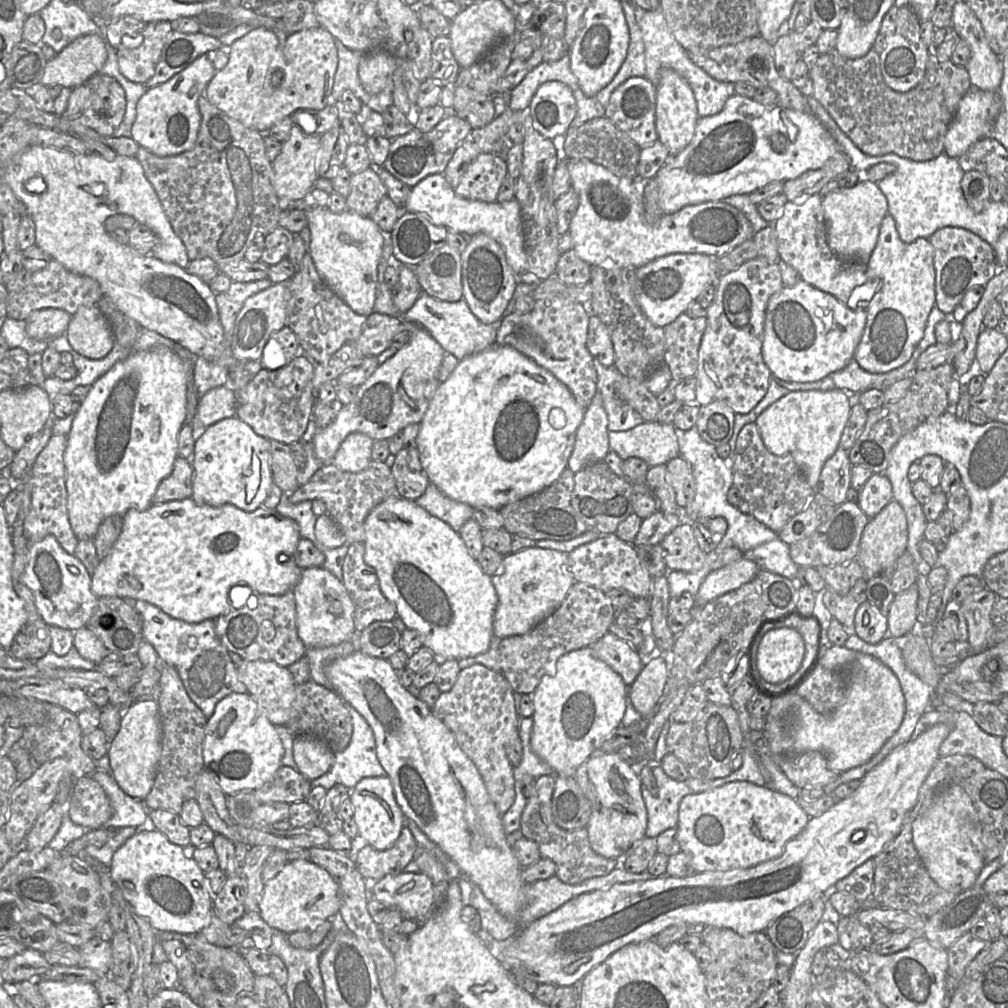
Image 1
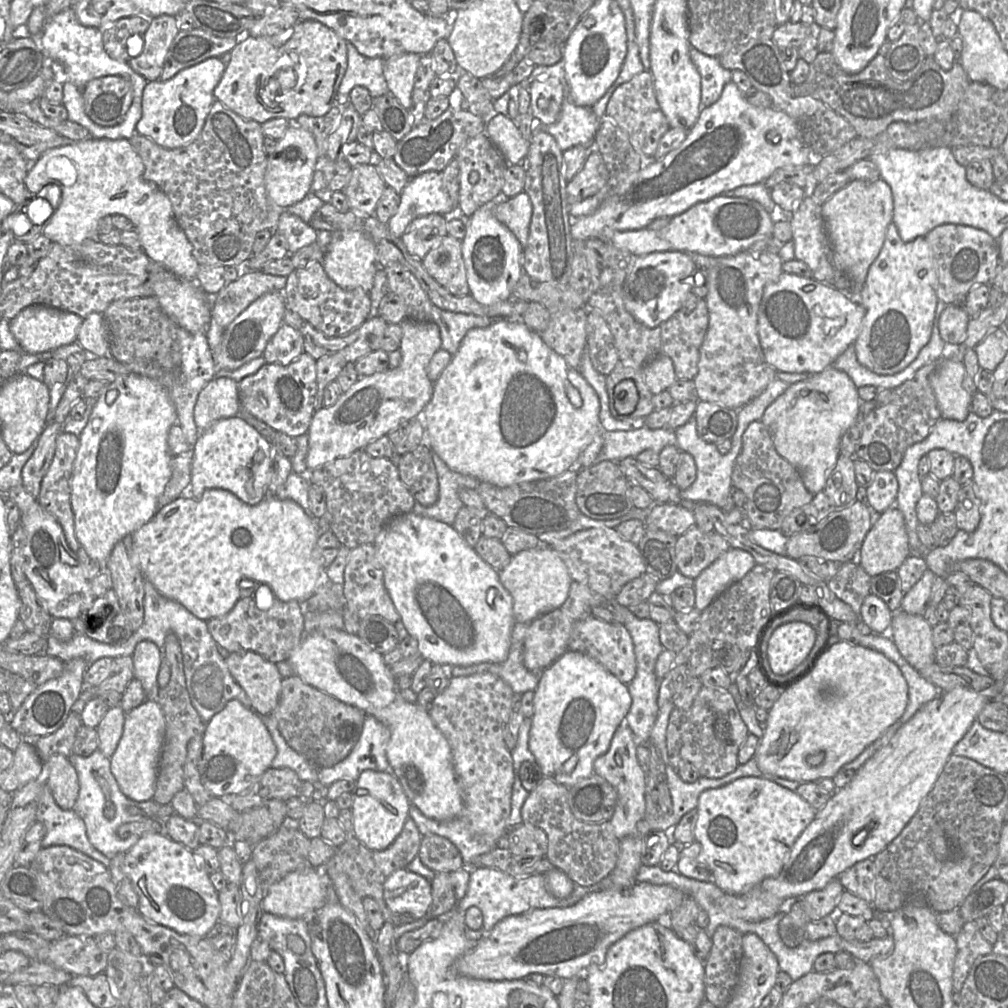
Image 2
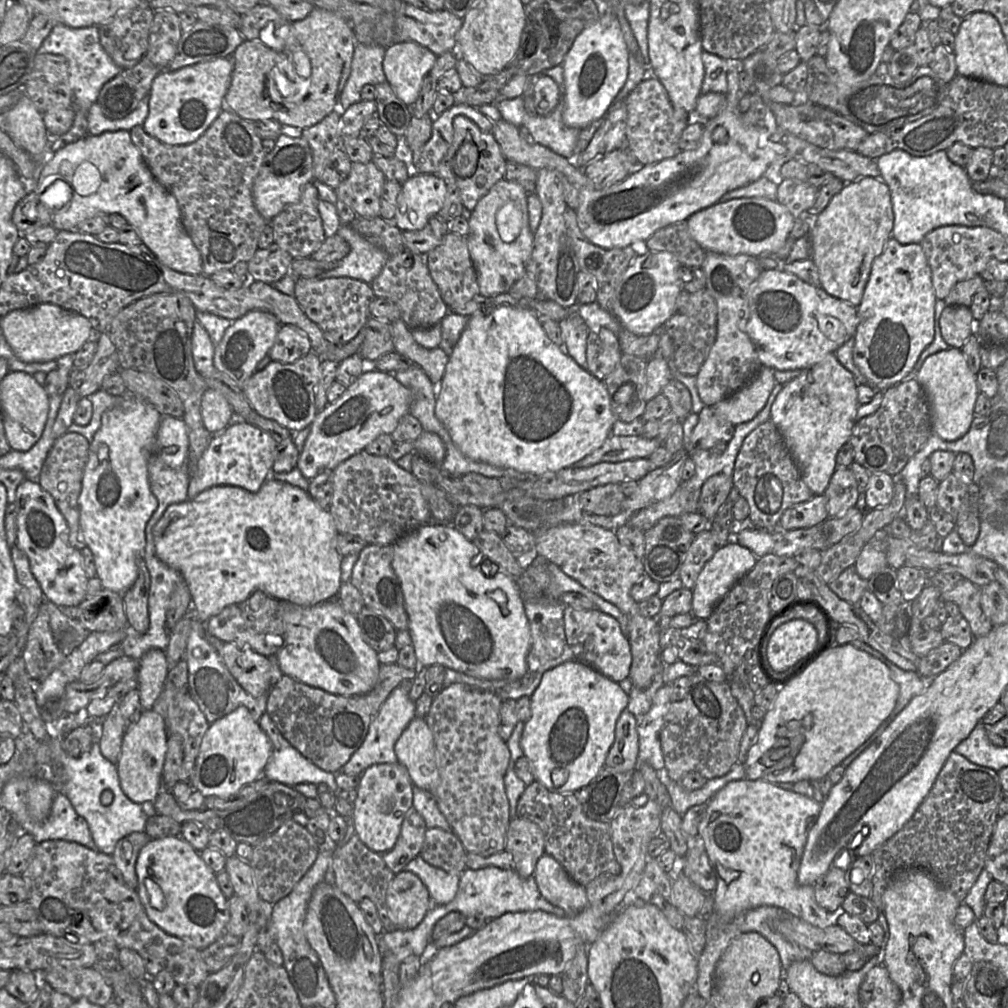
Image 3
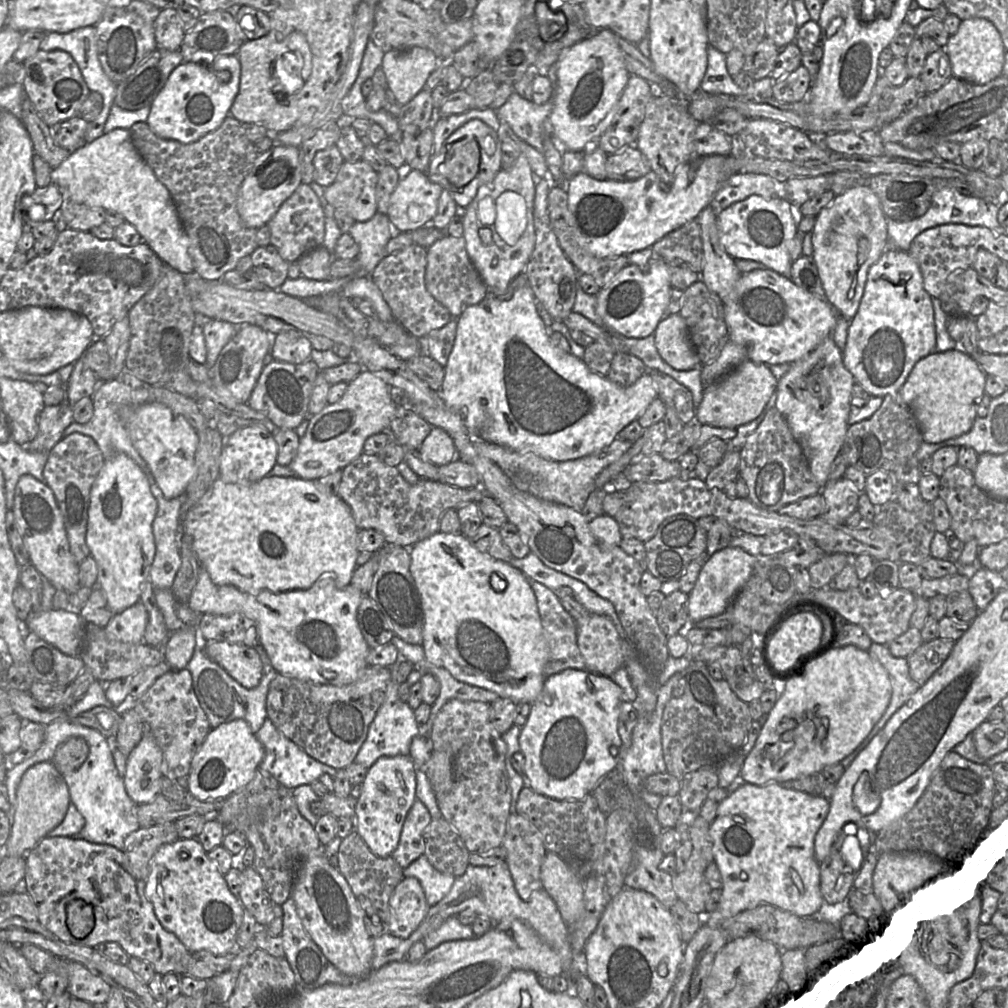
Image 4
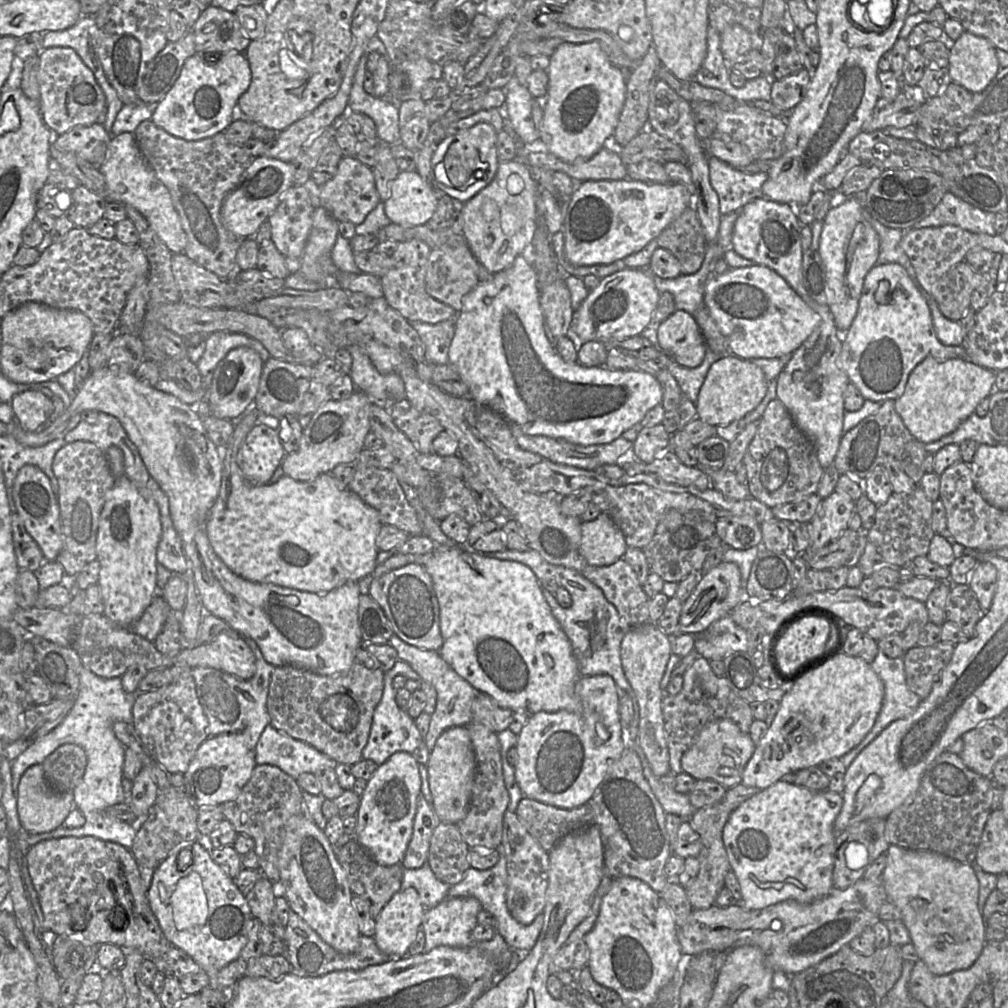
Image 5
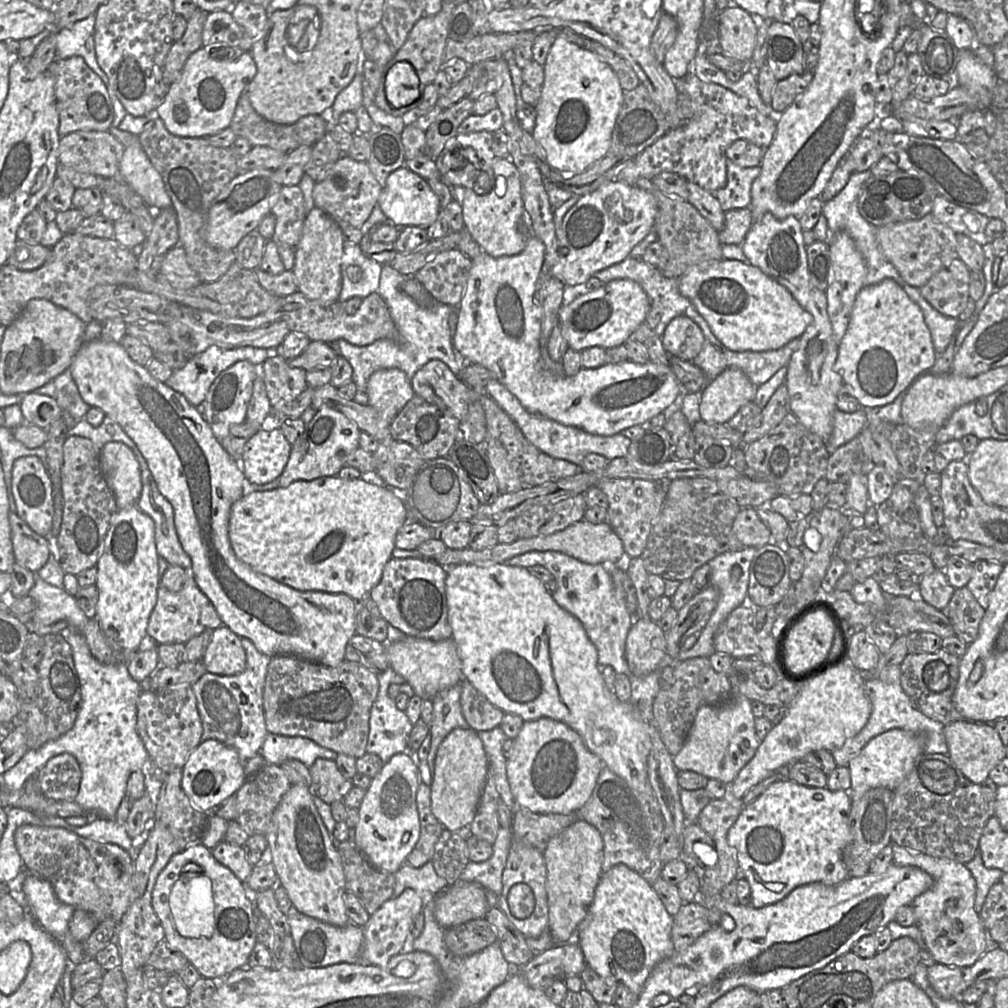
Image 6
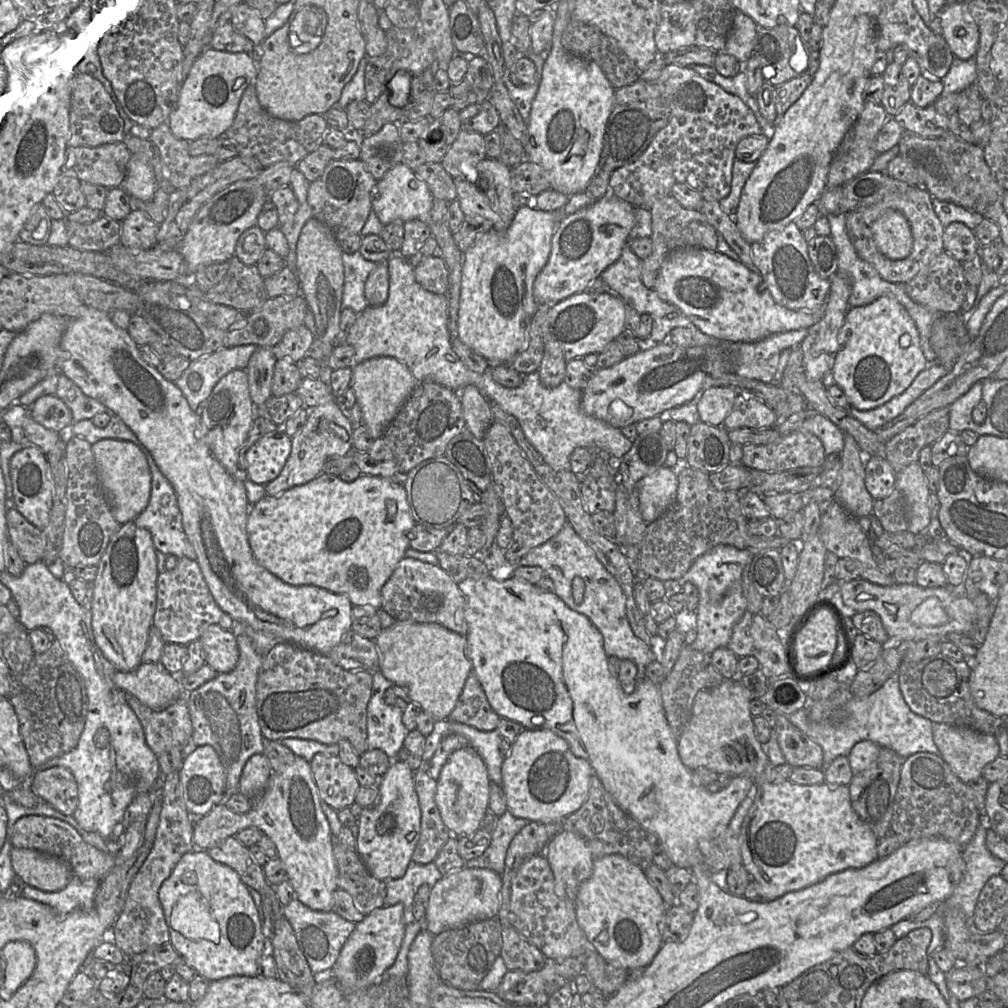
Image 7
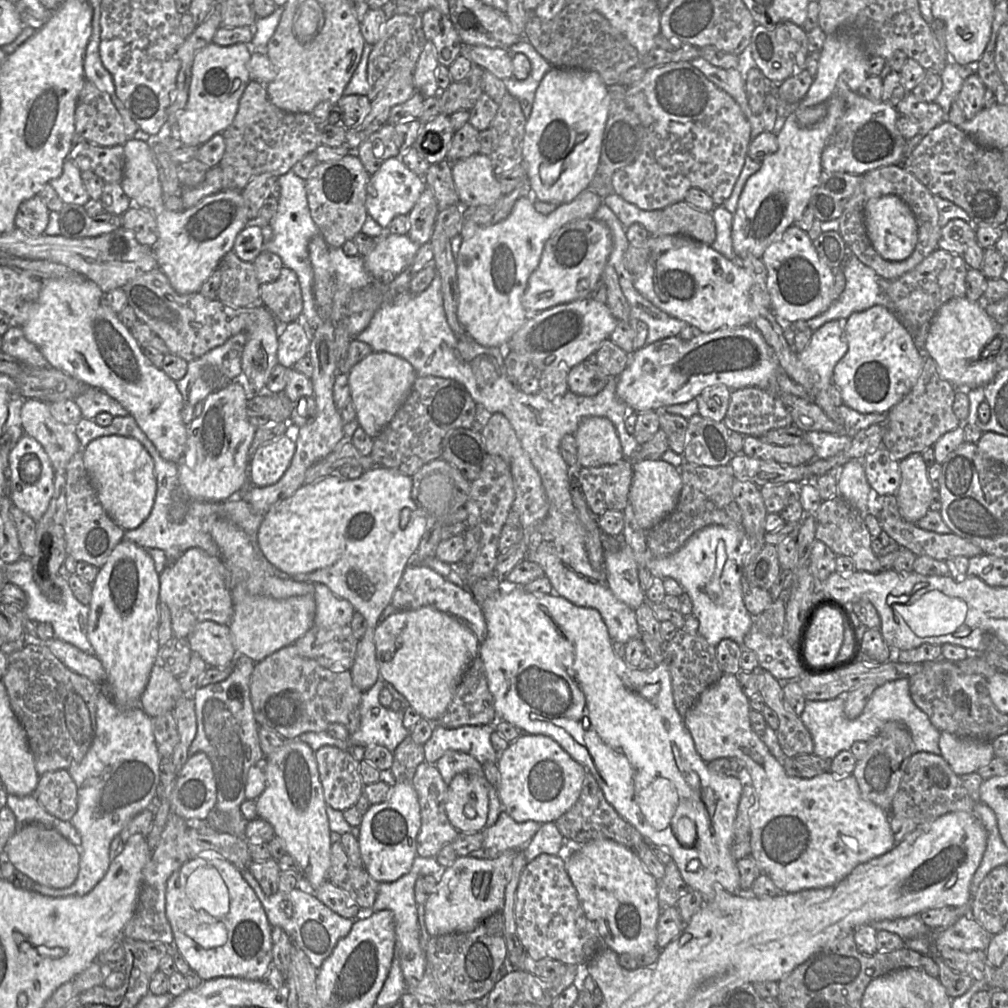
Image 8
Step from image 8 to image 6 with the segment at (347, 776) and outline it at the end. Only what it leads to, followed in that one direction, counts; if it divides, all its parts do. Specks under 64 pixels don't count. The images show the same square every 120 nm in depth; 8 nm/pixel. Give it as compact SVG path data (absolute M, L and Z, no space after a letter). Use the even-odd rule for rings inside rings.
M318 758L312 767L310 788L314 795L329 805L343 801L354 787L352 780L346 779L339 771L335 760Z

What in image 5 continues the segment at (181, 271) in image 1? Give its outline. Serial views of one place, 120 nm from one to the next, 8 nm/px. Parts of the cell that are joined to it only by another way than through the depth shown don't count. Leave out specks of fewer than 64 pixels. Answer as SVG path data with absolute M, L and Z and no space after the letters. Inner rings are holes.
M123 132L111 136L103 163L98 167L103 174L108 189L107 202L119 202L138 210L151 228L173 253L182 253L187 244L187 236L181 226L167 187L157 178L148 165L136 143L133 133Z

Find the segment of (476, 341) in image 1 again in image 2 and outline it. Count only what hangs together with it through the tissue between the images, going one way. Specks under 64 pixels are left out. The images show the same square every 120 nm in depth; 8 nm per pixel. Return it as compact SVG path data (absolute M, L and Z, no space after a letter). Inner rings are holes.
M435 305L431 307L430 320L439 327L441 348L452 356L470 329L487 327L493 322L488 317L442 310Z

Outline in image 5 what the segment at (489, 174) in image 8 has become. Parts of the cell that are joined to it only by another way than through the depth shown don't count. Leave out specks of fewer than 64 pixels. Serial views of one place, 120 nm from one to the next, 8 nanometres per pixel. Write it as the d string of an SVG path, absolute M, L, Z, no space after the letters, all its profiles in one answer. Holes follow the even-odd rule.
M514 159L500 162L492 182L464 203L462 234L476 260L490 273L510 267L515 258L530 251L537 229L539 185L527 164Z

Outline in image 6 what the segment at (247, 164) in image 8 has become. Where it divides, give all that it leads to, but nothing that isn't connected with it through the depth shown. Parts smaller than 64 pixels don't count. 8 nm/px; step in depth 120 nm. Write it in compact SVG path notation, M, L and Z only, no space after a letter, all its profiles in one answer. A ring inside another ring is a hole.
M246 86L238 99L229 126L237 136L246 138L252 146L267 146L287 154L303 145L313 147L329 131L330 125L331 121L328 115L317 114L304 116L289 125L270 122L259 115L252 107Z

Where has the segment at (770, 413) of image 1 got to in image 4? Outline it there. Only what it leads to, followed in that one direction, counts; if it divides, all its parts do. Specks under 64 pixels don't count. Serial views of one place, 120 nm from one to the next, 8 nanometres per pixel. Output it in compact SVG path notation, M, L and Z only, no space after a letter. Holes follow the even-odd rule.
M832 336L825 338L808 355L790 364L790 370L777 382L775 407L785 418L802 448L811 474L823 489L829 481L830 466L840 453L849 427L851 391L856 381L844 366L843 352Z

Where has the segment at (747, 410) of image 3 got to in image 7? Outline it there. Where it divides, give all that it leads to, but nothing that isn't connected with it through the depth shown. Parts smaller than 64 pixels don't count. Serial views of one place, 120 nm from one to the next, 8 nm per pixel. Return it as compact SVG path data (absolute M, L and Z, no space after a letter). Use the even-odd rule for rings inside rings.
M730 386L704 388L697 409L700 421L719 426L732 410L738 392Z

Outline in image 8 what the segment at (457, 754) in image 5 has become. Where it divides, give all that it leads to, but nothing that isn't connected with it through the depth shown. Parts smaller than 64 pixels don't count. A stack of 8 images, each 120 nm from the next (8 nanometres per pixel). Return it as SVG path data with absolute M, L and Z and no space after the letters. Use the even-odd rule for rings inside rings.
M470 773L455 775L448 784L445 810L450 823L459 832L482 831L486 827L489 796L480 777Z

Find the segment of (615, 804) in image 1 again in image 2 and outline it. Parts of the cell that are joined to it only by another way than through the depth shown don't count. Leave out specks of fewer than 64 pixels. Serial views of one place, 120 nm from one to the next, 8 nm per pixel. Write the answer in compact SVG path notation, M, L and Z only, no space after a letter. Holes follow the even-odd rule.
M622 723L615 732L607 752L599 756L593 764L594 774L605 778L617 791L617 803L609 822L619 840L634 834L637 823L645 818L646 813L646 775L639 765L636 747L637 740L631 729Z

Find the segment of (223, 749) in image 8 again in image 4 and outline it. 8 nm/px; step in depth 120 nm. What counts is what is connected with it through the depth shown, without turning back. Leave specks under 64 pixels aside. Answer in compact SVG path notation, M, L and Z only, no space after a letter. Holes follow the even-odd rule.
M197 630L196 646L186 668L192 676L192 685L201 708L207 716L211 729L236 719L245 720L252 733L256 734L262 727L267 716L266 699L269 685L278 672L272 666L267 652L262 645L254 648L263 664L263 675L260 683L253 689L246 689L235 681L220 665L211 660L205 653L204 647L208 641Z

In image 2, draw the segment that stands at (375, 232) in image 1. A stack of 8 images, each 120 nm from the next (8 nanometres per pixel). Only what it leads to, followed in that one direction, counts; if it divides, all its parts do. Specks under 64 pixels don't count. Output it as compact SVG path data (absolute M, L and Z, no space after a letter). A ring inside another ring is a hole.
M355 230L331 232L321 262L327 276L338 286L344 289L362 288L367 293L379 269L375 244L365 233Z

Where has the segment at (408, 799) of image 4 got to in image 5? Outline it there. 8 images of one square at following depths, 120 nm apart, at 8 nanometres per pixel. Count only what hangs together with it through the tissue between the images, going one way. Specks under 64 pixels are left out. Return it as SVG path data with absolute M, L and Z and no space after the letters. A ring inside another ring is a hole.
M396 752L379 765L360 796L356 840L383 866L401 864L413 833L417 799L421 794L419 763L408 752Z

